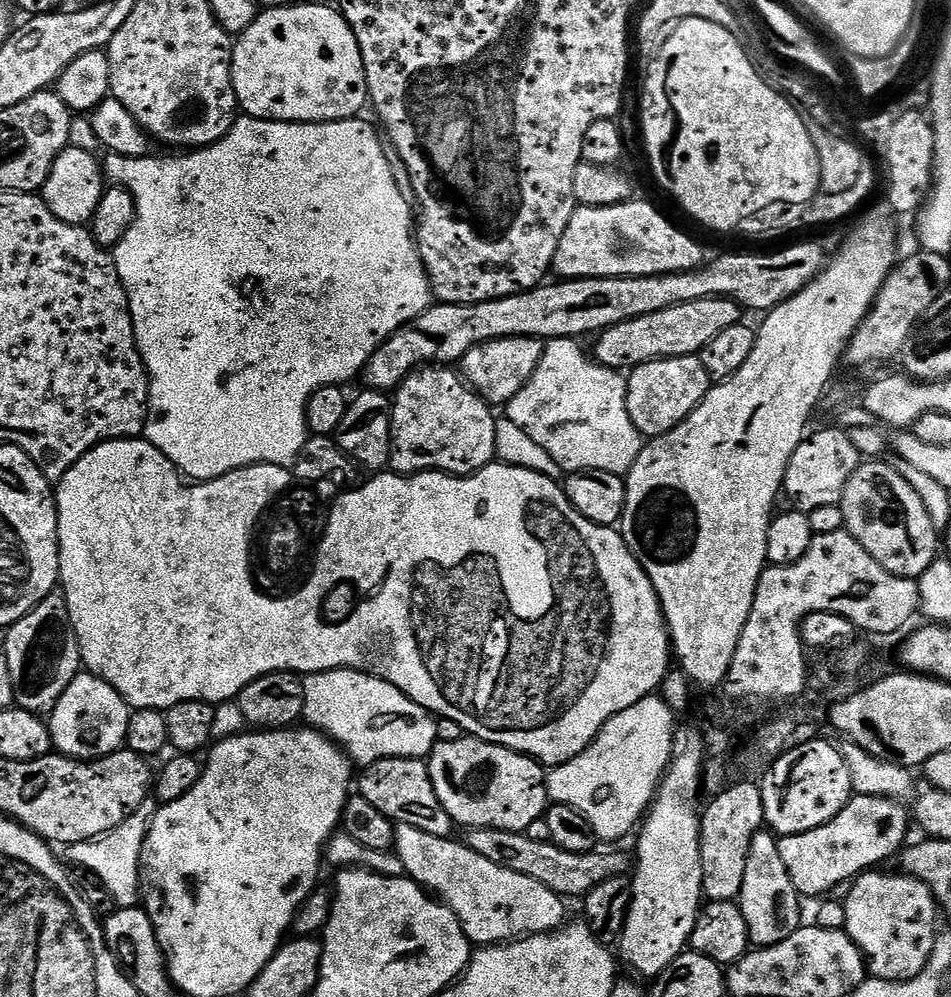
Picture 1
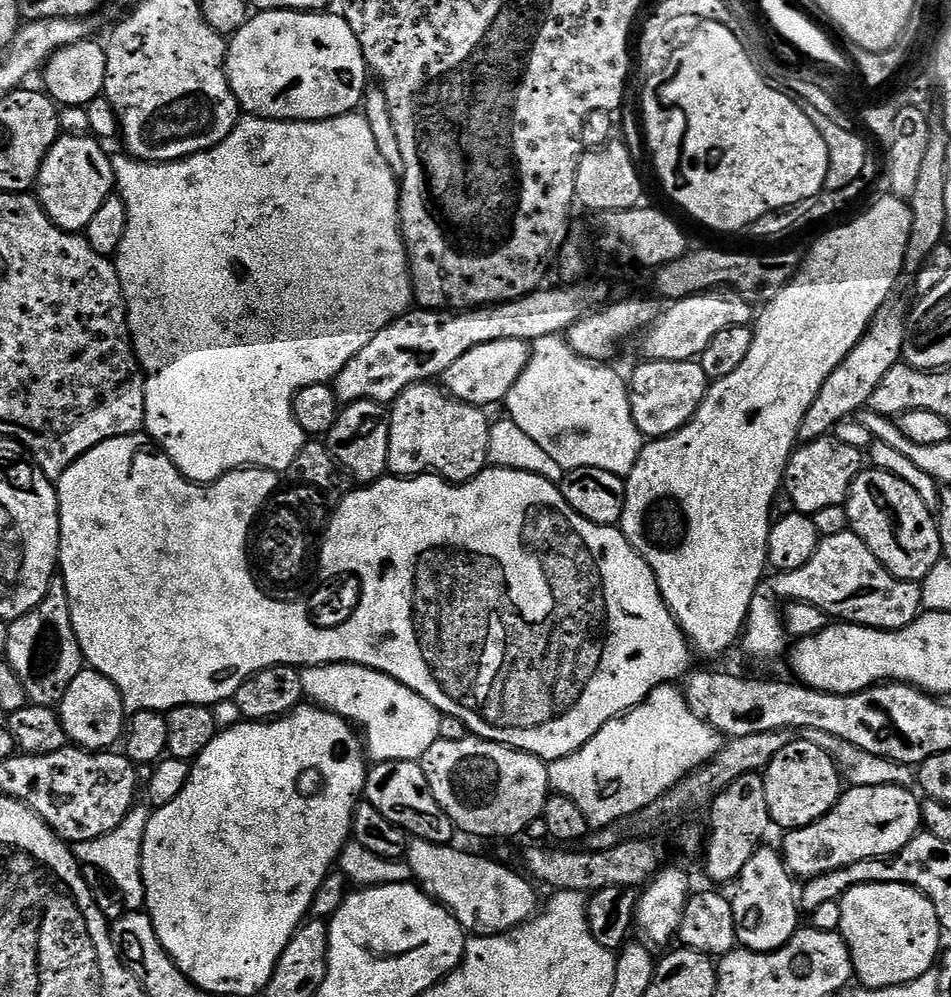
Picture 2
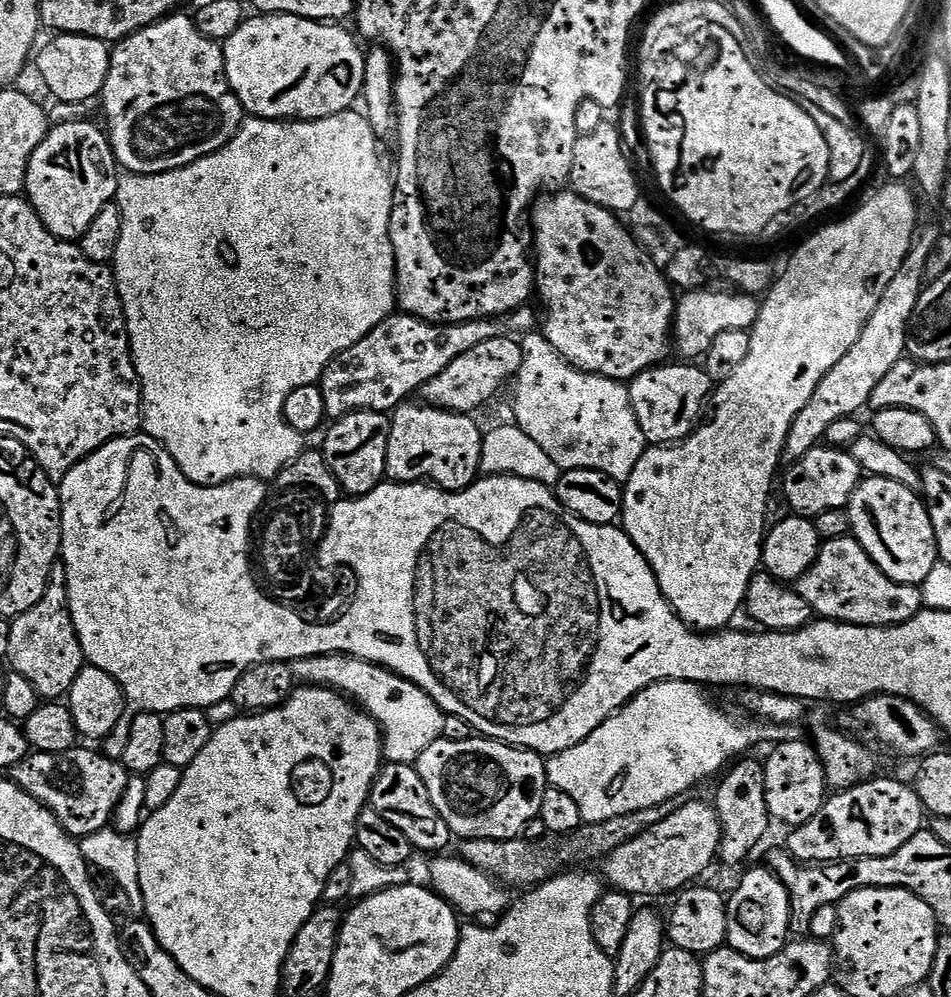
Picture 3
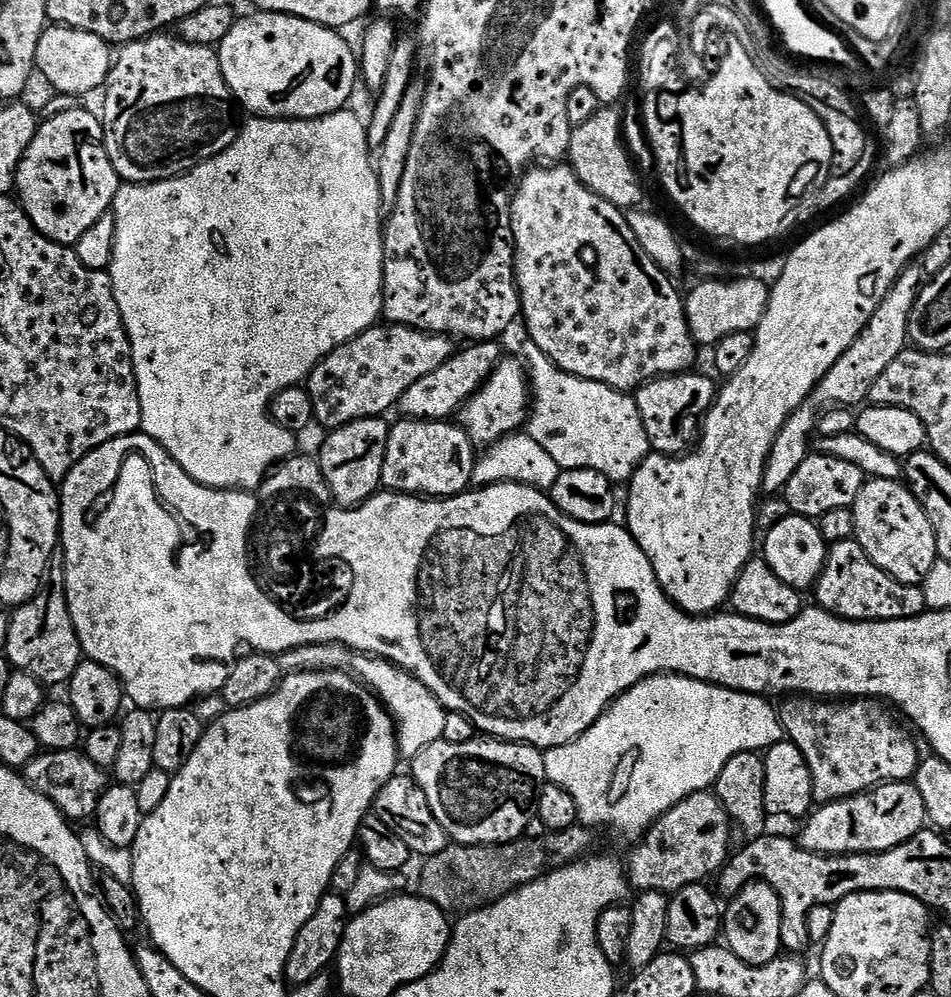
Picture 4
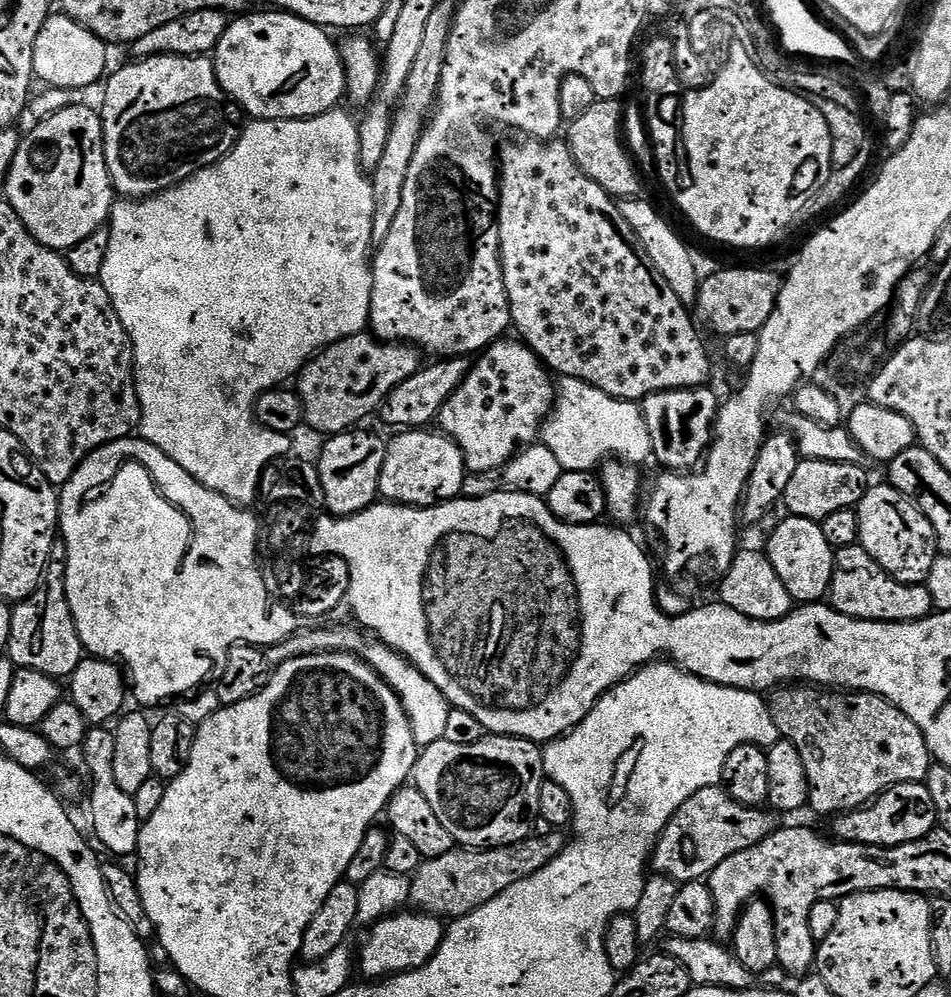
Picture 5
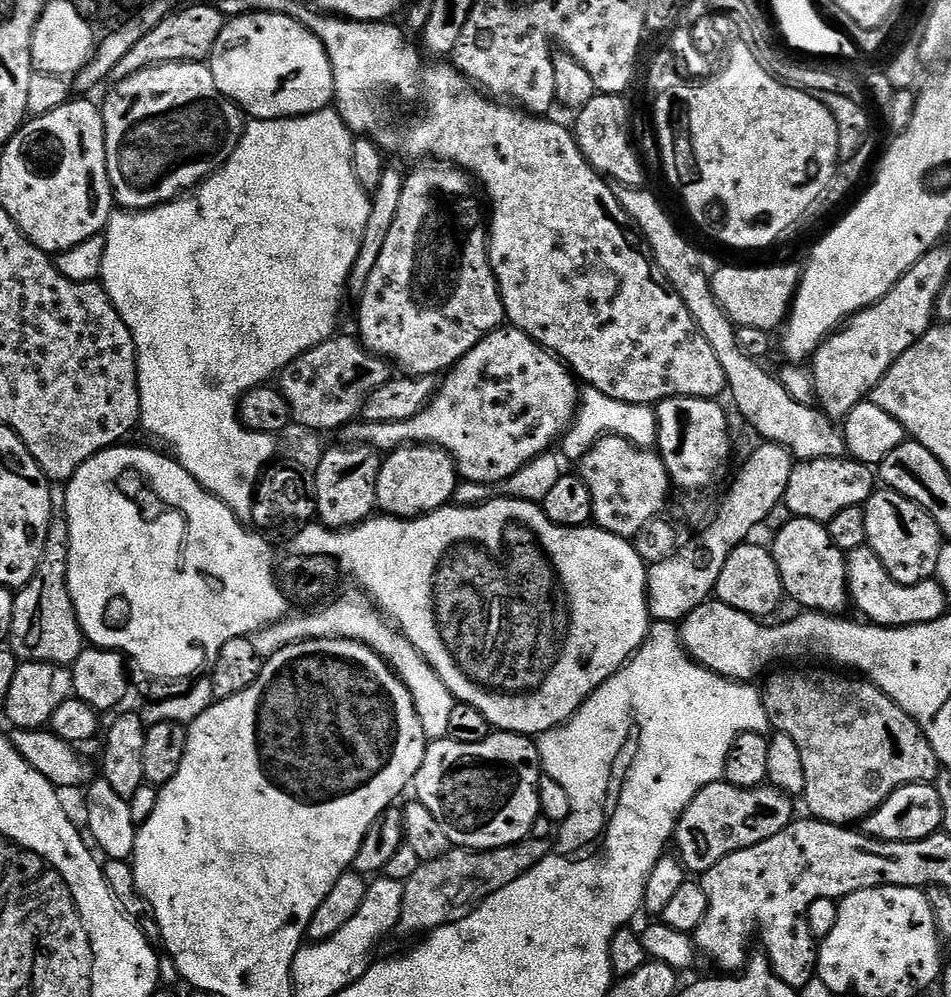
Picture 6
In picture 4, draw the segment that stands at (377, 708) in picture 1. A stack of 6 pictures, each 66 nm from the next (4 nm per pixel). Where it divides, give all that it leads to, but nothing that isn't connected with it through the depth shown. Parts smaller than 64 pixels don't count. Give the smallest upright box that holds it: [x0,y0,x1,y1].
[278,642,448,758]

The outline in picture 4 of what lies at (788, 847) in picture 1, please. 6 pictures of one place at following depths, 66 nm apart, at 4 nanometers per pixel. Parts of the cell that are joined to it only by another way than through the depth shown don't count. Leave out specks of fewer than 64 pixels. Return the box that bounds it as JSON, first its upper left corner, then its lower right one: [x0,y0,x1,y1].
[798,782,928,856]

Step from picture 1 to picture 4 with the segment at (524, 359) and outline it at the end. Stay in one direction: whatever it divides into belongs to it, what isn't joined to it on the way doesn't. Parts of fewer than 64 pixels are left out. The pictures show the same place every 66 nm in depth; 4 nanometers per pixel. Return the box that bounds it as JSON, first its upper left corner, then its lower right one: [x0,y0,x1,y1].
[395,340,502,420]

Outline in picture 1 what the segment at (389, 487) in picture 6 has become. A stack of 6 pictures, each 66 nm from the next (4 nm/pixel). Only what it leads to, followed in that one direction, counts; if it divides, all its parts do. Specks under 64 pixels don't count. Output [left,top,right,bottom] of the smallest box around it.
[392,366,497,478]

